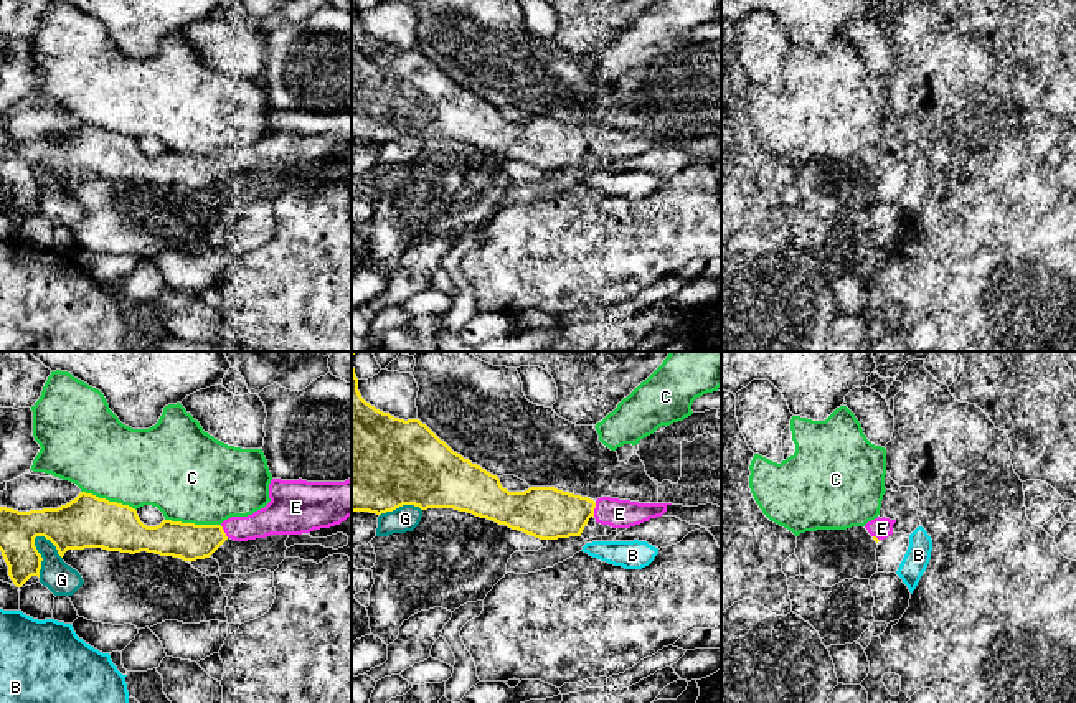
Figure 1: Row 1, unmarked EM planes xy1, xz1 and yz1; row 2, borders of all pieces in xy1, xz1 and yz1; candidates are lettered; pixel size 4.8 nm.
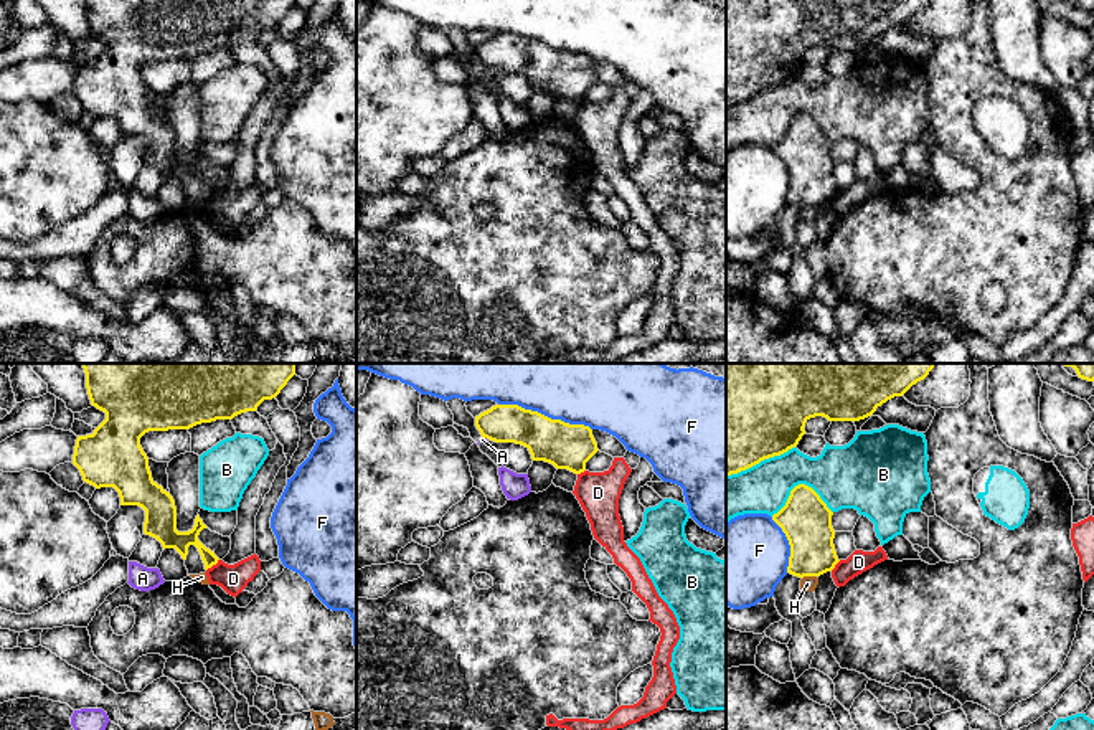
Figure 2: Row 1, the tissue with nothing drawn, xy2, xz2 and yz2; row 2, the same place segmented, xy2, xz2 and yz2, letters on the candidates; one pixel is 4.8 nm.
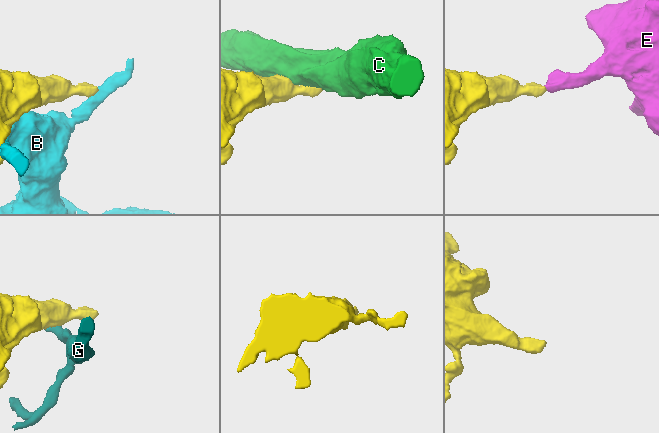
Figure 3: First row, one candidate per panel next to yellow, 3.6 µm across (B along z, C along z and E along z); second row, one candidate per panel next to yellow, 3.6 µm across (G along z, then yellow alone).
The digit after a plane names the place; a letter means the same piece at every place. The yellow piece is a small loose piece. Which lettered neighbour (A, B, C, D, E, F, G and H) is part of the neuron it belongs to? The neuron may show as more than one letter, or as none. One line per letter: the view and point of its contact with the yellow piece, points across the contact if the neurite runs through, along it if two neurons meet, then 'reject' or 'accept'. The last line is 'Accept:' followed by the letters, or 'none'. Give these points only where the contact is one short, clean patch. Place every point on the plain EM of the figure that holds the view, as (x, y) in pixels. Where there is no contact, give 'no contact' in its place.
A: xz2 (485, 66) | along xz2 (482, 66), (487, 70) | reject
B: yz2 (799, 114) | reject
C: xy1 (108, 131) | reject
D: xy2 (213, 194) | along xy2 (218, 189), (207, 200) | reject
E: xz1 (594, 137) | accept
F: xz2 (543, 45) | reject
G: xy1 (38, 184) | reject
H: yz2 (809, 205) | reject
Accept: E

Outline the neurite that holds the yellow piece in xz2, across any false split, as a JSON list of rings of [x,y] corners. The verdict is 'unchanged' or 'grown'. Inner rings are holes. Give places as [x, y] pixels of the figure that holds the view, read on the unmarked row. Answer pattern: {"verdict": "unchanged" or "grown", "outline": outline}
{"verdict": "unchanged", "outline": [[[495,35],[475,46],[475,56],[482,68],[521,74],[533,91],[574,104],[584,102],[586,92],[599,81],[589,56],[551,50],[518,35]]]}

